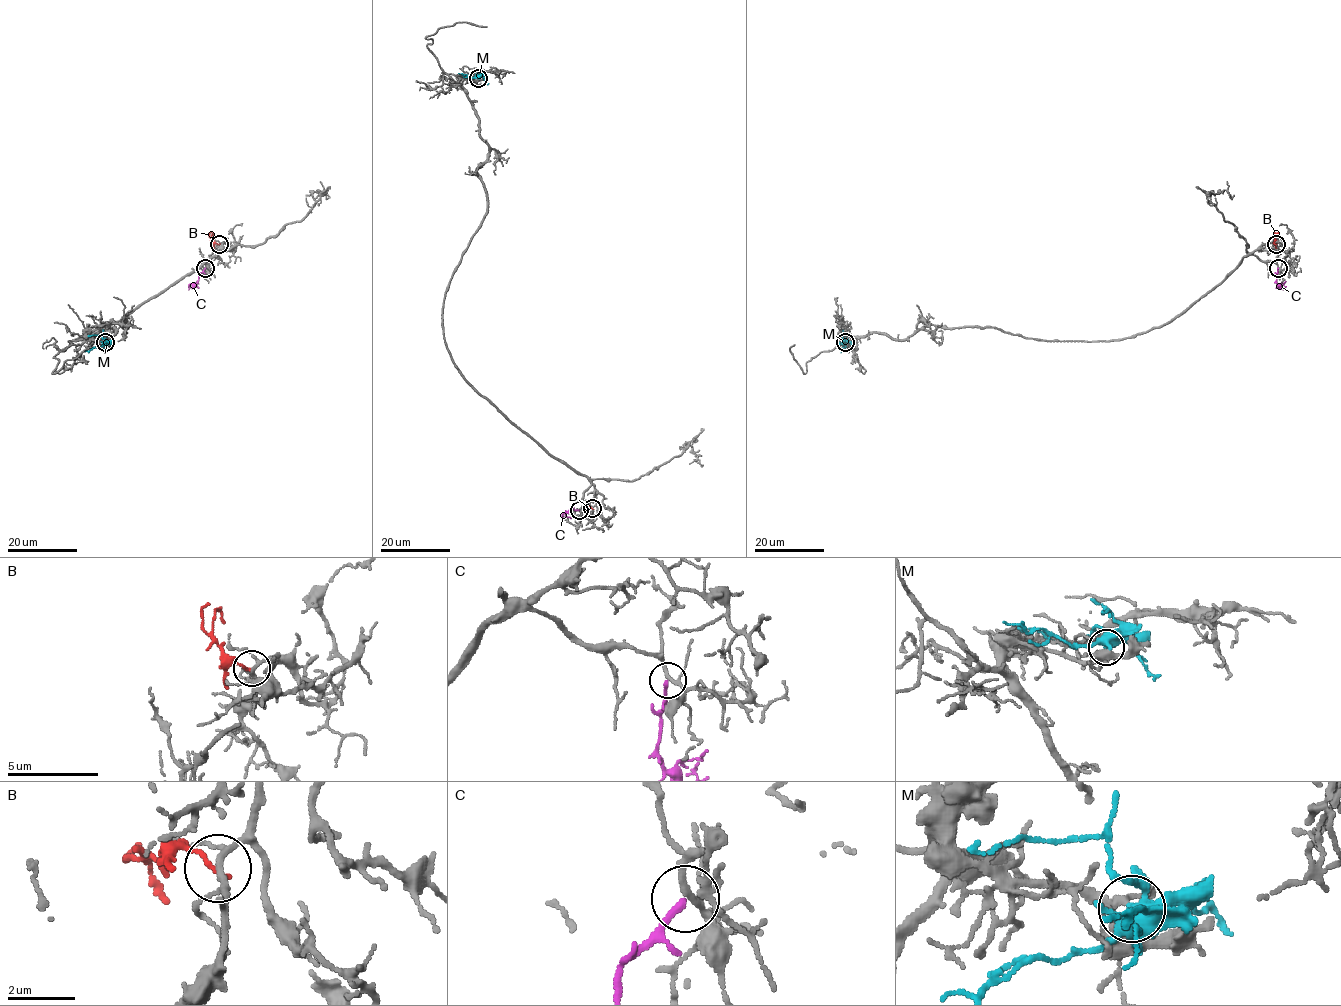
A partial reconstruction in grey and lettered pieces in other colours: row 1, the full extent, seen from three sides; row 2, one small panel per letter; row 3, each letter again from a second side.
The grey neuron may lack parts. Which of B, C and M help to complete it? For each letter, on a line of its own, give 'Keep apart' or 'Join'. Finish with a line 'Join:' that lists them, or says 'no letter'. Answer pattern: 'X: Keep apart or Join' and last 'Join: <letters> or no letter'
B: Keep apart
C: Join
M: Keep apart
Join: C

